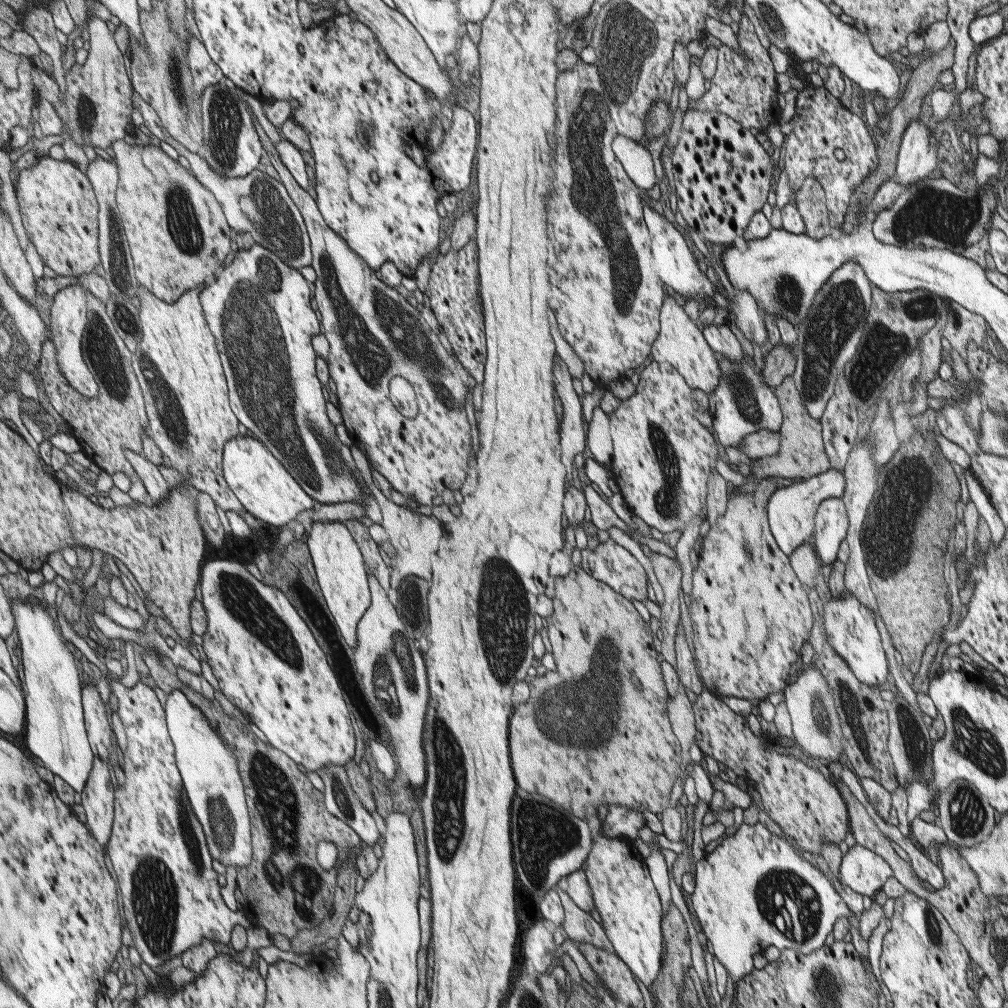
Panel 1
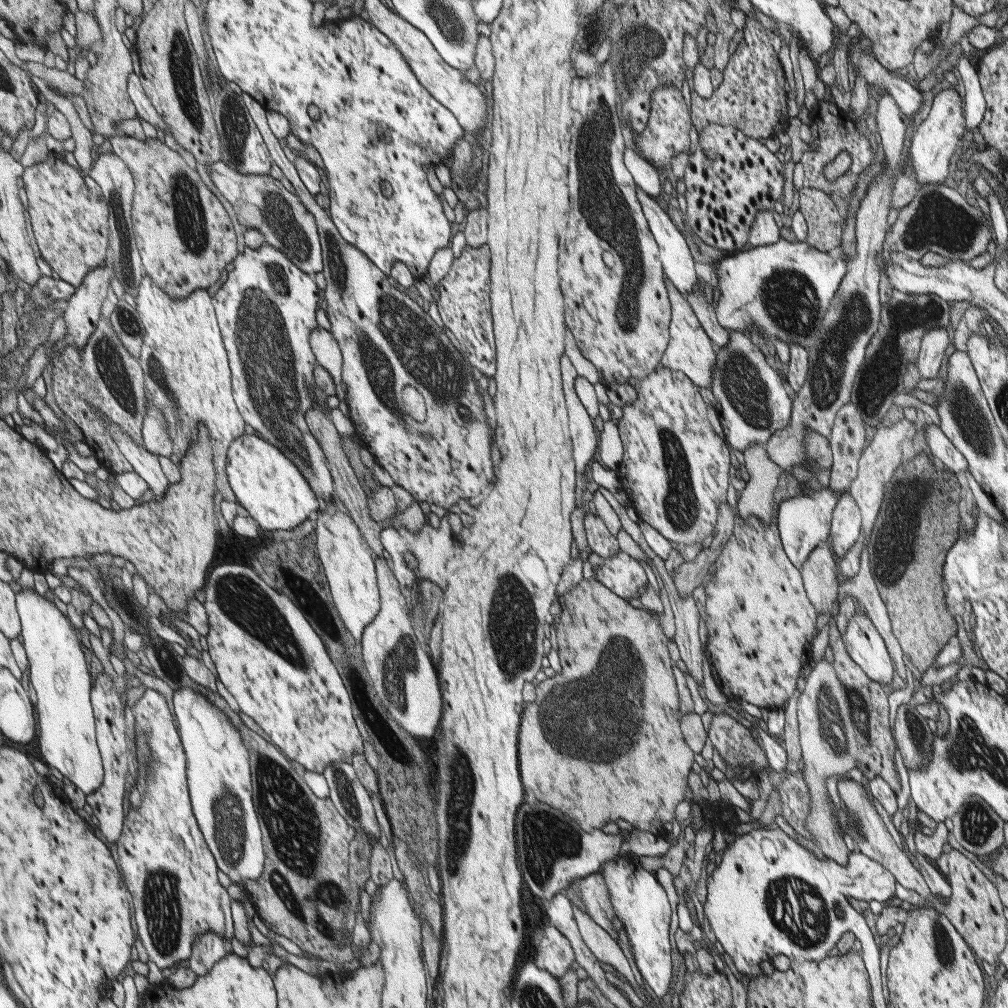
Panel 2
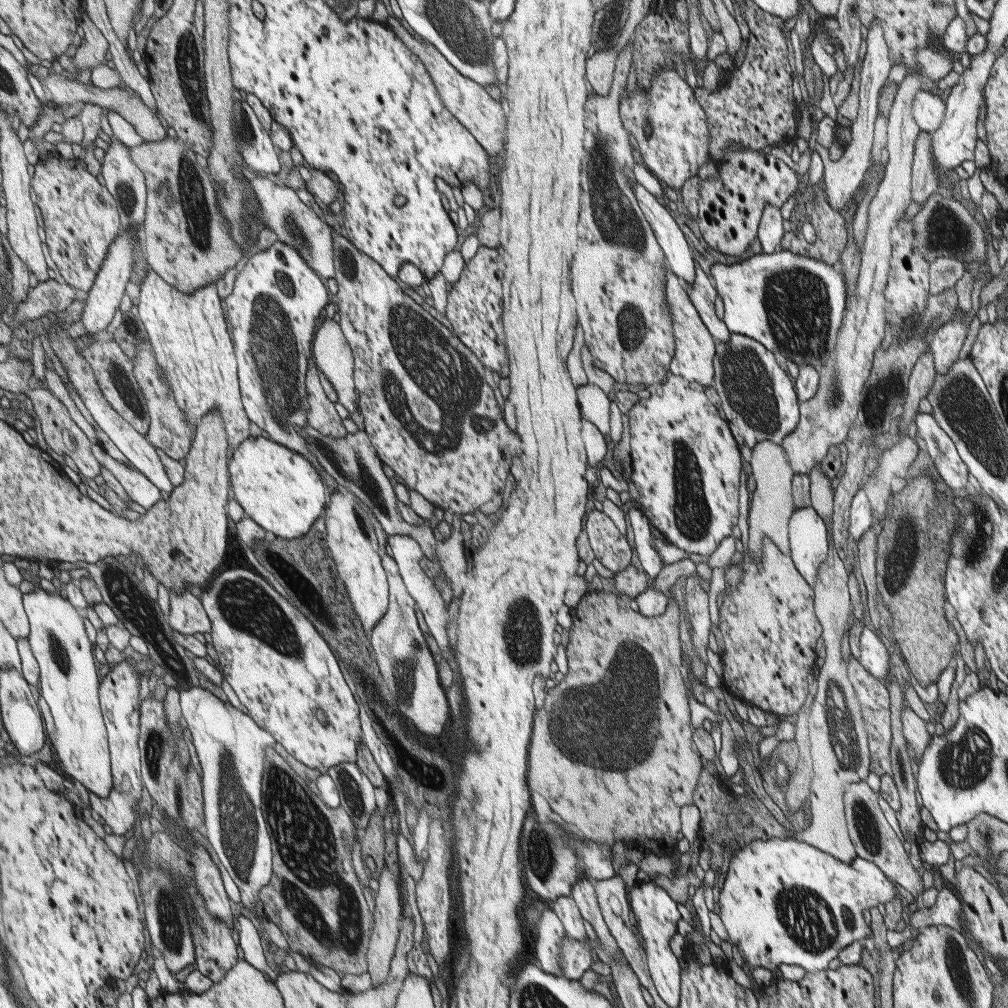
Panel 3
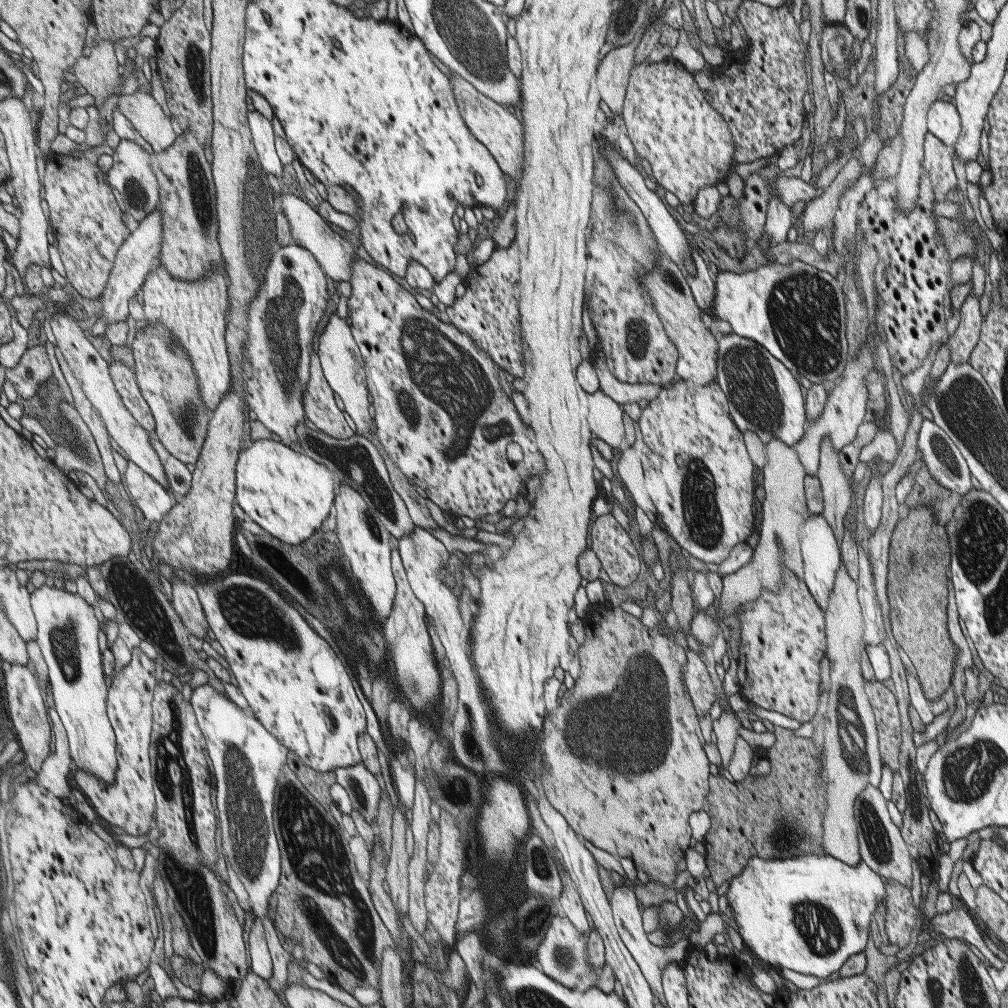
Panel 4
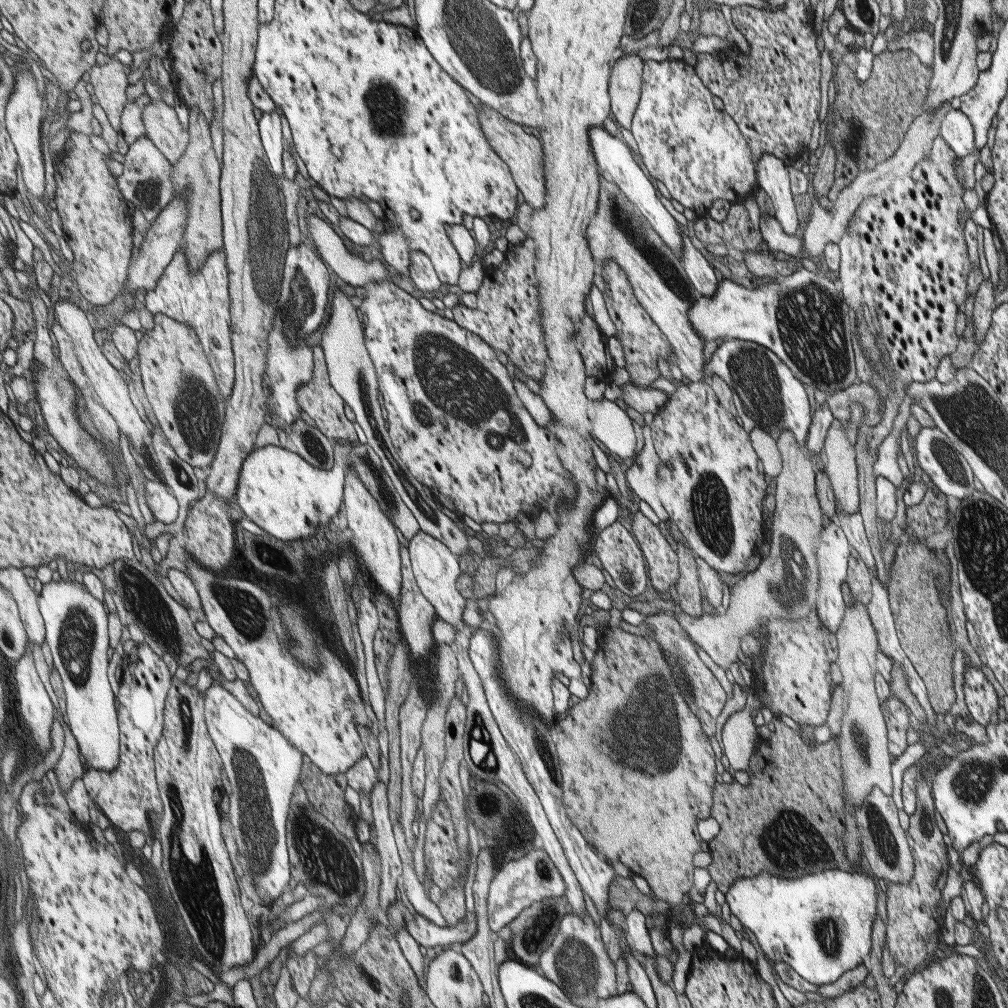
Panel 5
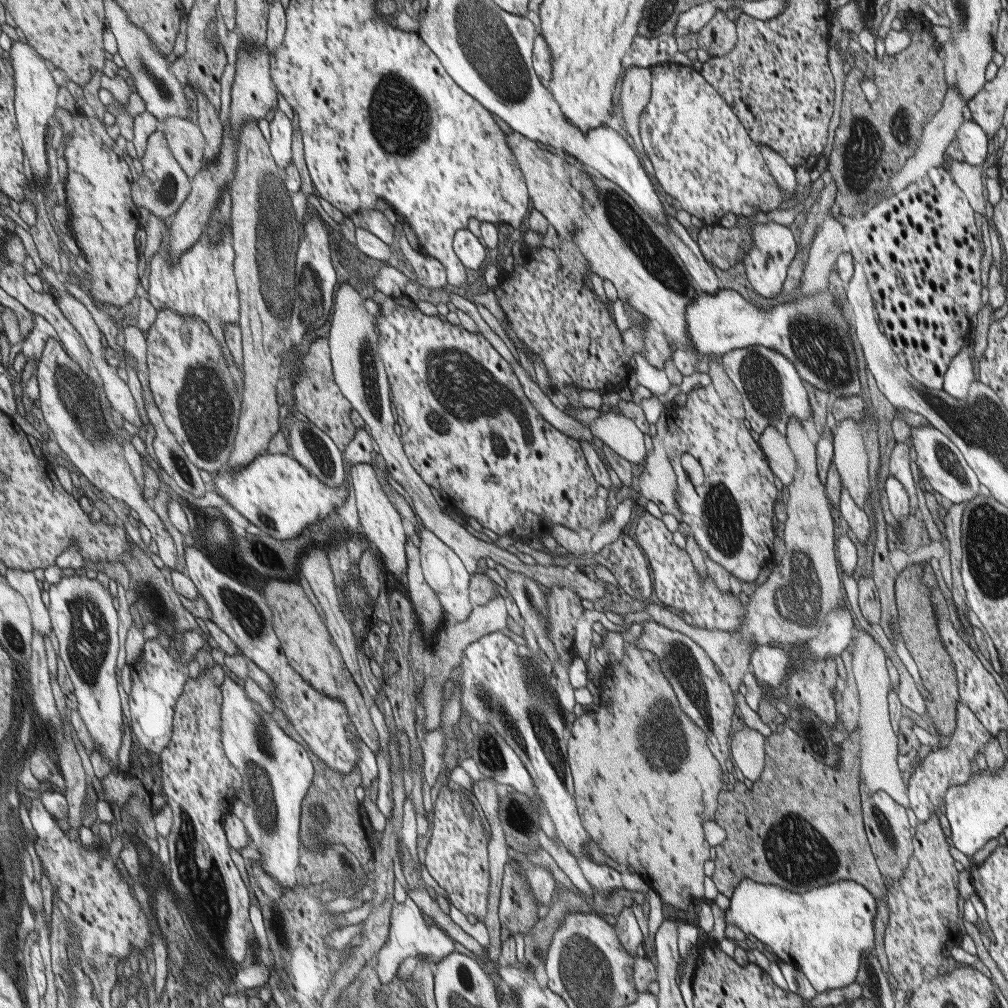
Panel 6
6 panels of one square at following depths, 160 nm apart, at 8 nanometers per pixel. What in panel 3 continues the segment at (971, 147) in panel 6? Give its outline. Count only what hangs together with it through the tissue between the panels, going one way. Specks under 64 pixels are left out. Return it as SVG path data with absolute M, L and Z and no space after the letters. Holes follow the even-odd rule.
M920 90L911 103L911 116L920 131L931 133L939 128L945 111L943 100L936 95Z

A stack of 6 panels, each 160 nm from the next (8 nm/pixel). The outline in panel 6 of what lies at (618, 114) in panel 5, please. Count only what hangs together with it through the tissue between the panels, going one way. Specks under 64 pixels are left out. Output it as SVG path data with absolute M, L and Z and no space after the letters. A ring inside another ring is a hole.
M630 66L620 80L619 108L623 121L621 124L631 136L638 153L644 153L638 130L638 119L650 97L651 77L647 66Z

